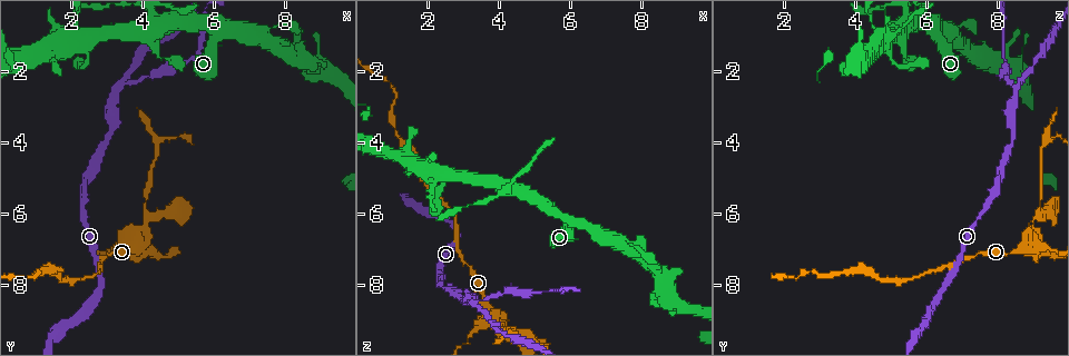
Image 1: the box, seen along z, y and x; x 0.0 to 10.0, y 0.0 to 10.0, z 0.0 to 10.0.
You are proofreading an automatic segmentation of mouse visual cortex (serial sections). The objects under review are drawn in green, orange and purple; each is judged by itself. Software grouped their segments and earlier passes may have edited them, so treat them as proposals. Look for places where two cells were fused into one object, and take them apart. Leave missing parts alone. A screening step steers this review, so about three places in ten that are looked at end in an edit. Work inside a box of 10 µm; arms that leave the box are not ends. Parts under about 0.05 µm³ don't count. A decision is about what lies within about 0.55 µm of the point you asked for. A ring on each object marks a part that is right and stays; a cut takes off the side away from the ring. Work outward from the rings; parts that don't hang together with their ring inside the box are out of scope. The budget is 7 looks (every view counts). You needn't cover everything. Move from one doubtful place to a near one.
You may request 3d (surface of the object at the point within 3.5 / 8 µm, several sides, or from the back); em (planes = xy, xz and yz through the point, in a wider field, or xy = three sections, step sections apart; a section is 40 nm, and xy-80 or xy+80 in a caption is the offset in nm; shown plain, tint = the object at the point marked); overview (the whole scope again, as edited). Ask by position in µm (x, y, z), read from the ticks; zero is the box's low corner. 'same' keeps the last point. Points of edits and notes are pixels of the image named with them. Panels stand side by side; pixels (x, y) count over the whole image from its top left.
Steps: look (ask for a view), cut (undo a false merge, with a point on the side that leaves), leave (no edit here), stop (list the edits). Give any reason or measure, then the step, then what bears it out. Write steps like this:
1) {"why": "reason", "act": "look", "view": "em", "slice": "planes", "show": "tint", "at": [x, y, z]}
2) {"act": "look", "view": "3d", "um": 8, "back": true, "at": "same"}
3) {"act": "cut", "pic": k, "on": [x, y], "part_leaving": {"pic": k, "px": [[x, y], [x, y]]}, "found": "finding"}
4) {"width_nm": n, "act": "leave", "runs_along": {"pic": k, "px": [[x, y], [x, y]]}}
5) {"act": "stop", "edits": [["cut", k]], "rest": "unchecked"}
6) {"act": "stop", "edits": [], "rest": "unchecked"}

{"why": "three-way junction", "act": "look", "view": "em", "slice": "xy", "step": 3, "show": "tint", "at": [4.60, 0.80, 5.40]}

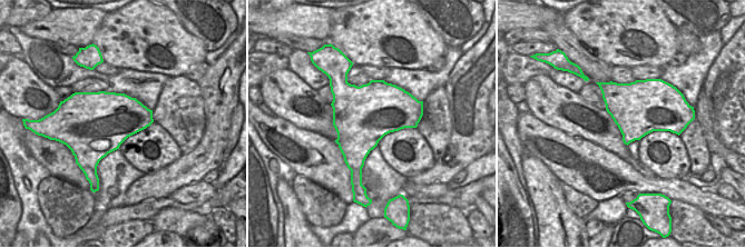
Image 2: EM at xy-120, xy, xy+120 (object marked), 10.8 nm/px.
{"act": "look", "view": "3d", "um": 3.5, "at": "same"}

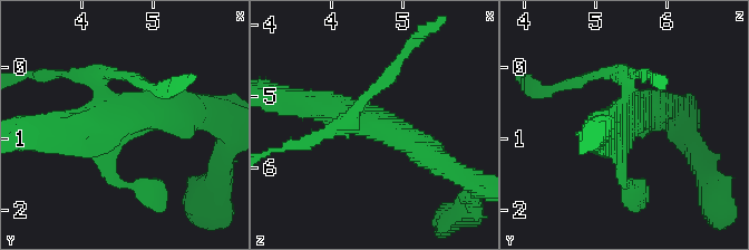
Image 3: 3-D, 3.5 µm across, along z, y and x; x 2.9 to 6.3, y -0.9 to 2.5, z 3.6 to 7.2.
{"act": "cut", "pic": 3, "on": [365, 97], "found": "a second cell is stuck on"}

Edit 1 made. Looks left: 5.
{"why": "small branch off a trunk", "act": "look", "view": "3d", "um": 8, "at": [4.05, 6.05, 9.10]}

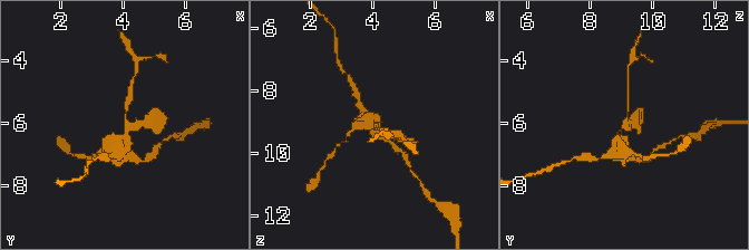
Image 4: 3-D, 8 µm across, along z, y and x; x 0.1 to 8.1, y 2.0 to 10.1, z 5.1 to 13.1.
{"why": "zoom in", "act": "look", "view": "3d", "um": 3.5, "at": "same"}

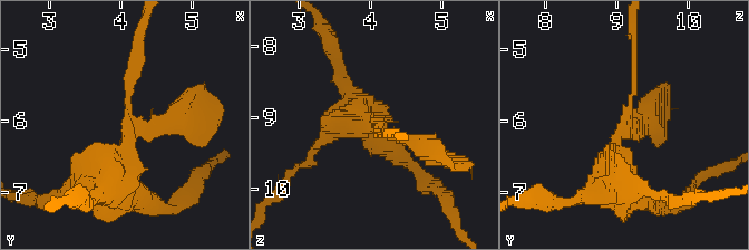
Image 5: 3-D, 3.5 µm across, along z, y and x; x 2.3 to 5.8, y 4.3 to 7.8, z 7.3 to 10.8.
{"arms": 3, "arm_widths_nm": [100, 300, 450], "why": "now the EM", "act": "look", "view": "em", "slice": "xy", "step": 2, "show": "tint", "at": [4.15, 6.10, 9.15]}

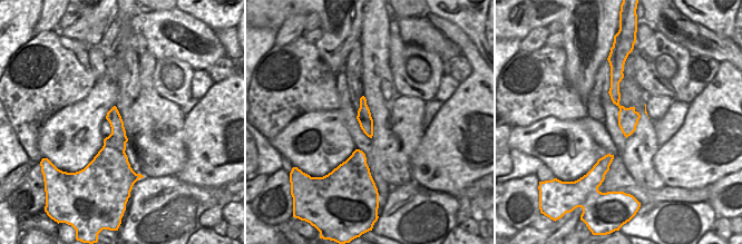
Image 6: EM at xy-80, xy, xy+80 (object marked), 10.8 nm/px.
{"width_nm": 150, "act": "cut", "pic": 5, "on": [128, 89], "border": {"pic": 6, "px": [[111, 126], [115, 143], [125, 148]]}, "found": "two cells meet here"}

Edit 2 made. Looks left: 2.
{"why": "three arms meet", "act": "look", "view": "3d", "um": 3.5, "at": [3.35, 2.45, 8.50]}

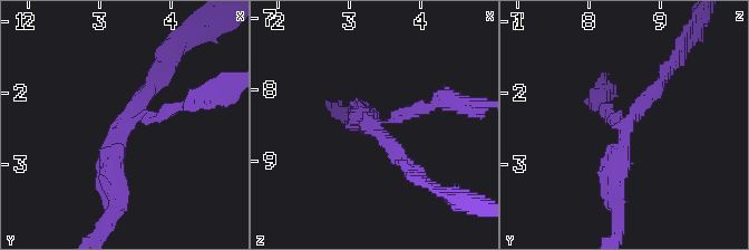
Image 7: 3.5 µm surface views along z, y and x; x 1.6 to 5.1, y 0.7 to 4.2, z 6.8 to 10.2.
{"act": "look", "view": "em", "slice": "xy", "step": 1, "show": "tint", "at": [3.35, 2.45, 8.50]}

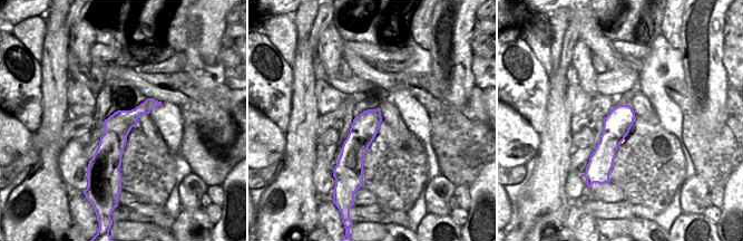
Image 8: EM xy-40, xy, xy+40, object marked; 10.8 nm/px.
{"act": "cut", "pic": 7, "on": [418, 107], "part_leaving": {"pic": 7, "px": [[390, 118], [441, 98], [483, 105]]}, "found": "two cells meet here"}

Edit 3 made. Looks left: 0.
{"act": "stop", "edits": [["cut", 3], ["cut", 5], ["cut", 7]], "rest": "unchecked"}

